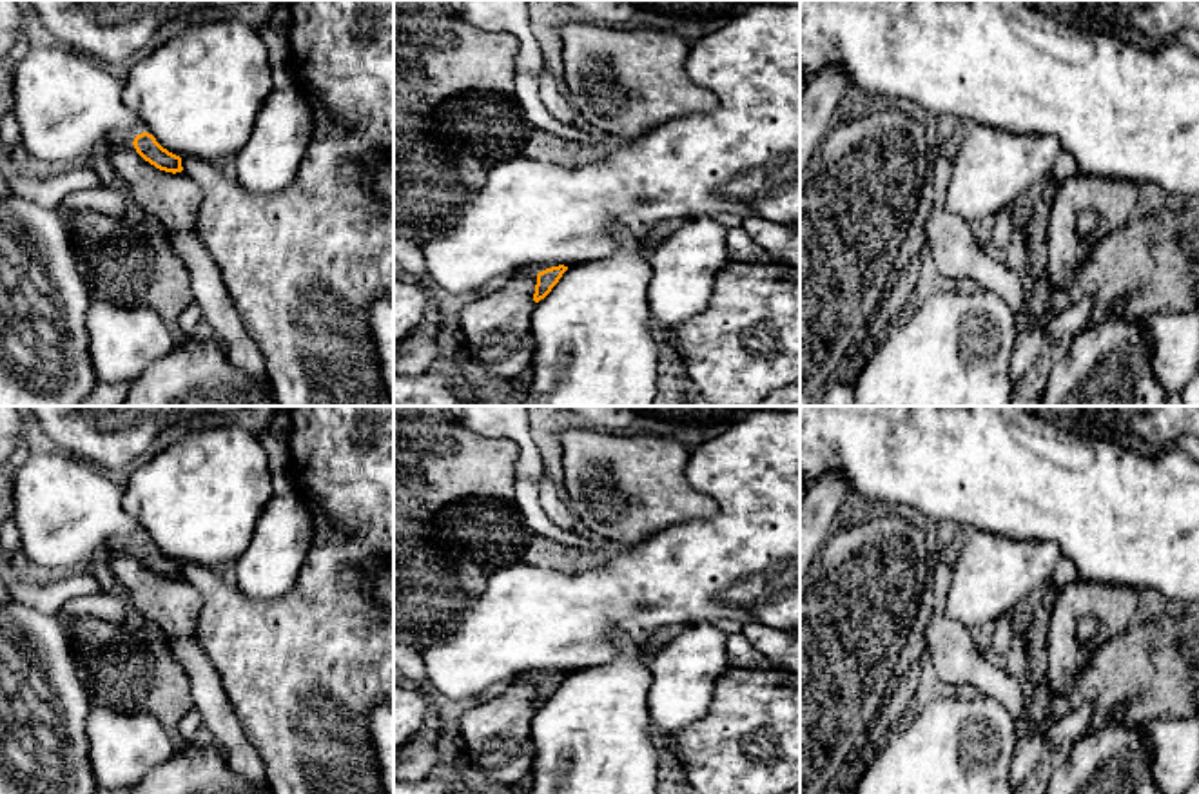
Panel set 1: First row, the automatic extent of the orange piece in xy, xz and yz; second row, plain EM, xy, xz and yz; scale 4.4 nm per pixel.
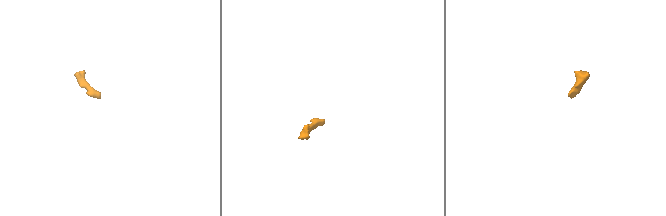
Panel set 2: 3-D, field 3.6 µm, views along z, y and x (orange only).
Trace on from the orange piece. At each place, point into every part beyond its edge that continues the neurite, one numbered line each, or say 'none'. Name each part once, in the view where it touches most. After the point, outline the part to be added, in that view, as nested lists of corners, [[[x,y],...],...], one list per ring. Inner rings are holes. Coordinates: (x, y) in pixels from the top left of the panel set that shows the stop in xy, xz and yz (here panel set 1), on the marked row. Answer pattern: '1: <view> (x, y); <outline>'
none

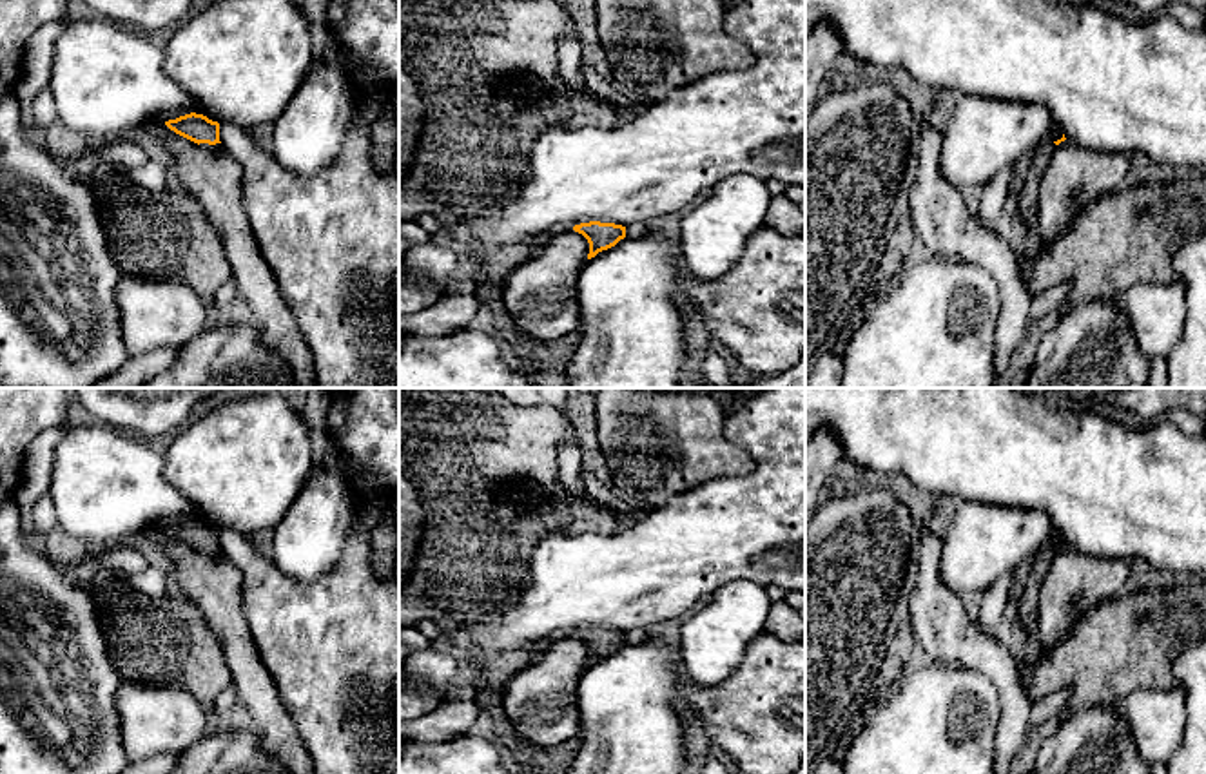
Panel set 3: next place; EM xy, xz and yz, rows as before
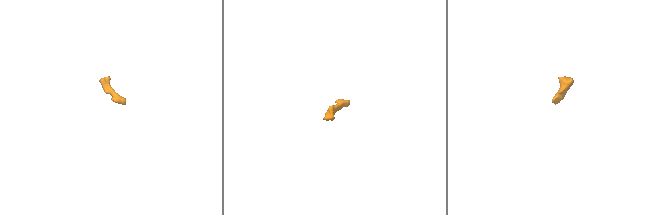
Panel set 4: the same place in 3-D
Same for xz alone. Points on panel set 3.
none

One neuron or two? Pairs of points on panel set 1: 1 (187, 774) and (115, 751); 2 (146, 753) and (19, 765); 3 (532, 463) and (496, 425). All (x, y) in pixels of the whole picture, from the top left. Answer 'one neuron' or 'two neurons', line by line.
1: one neuron
2: two neurons
3: one neuron

